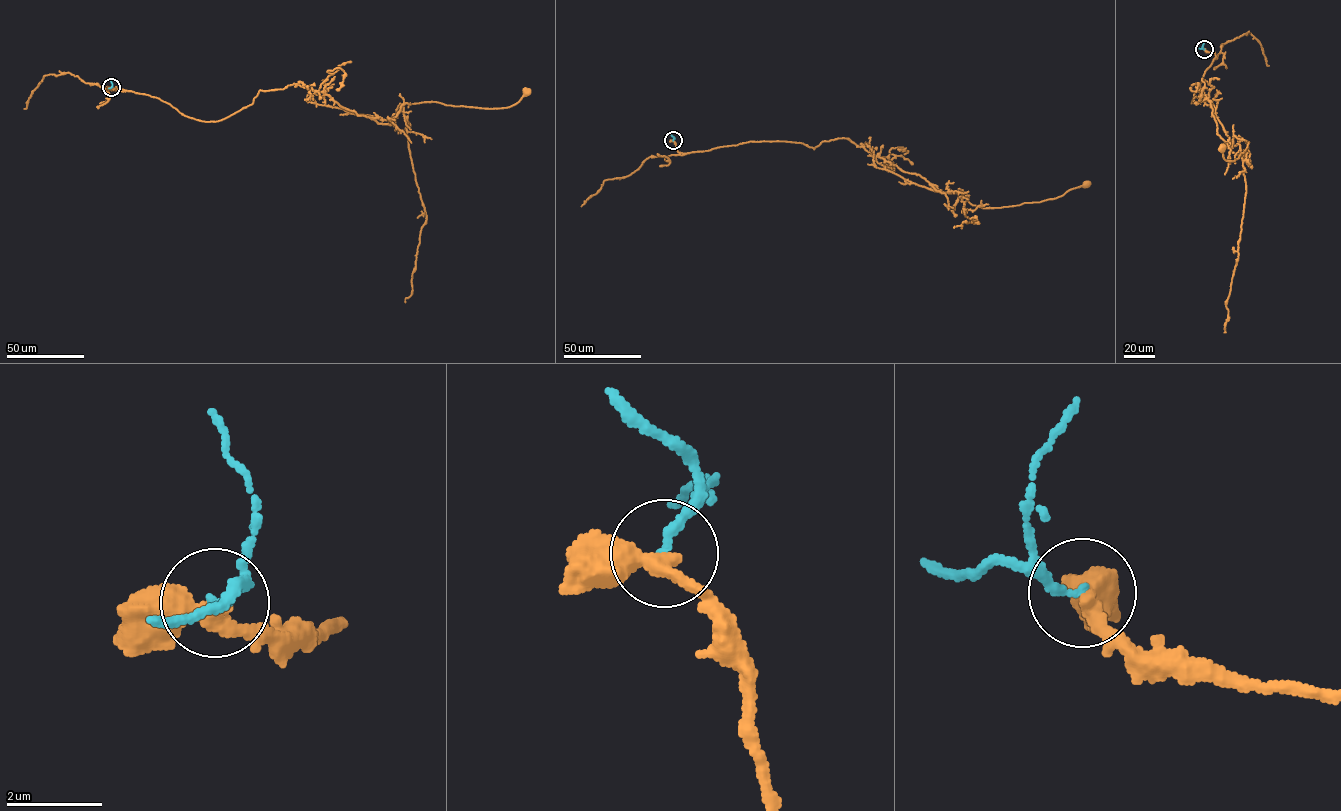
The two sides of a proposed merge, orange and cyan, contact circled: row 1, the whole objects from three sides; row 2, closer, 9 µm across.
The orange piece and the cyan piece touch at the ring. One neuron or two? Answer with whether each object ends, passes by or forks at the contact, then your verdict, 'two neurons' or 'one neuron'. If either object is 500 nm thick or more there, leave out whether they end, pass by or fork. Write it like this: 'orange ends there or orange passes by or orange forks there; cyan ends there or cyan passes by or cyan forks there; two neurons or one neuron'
orange passes by; cyan ends there; two neurons

